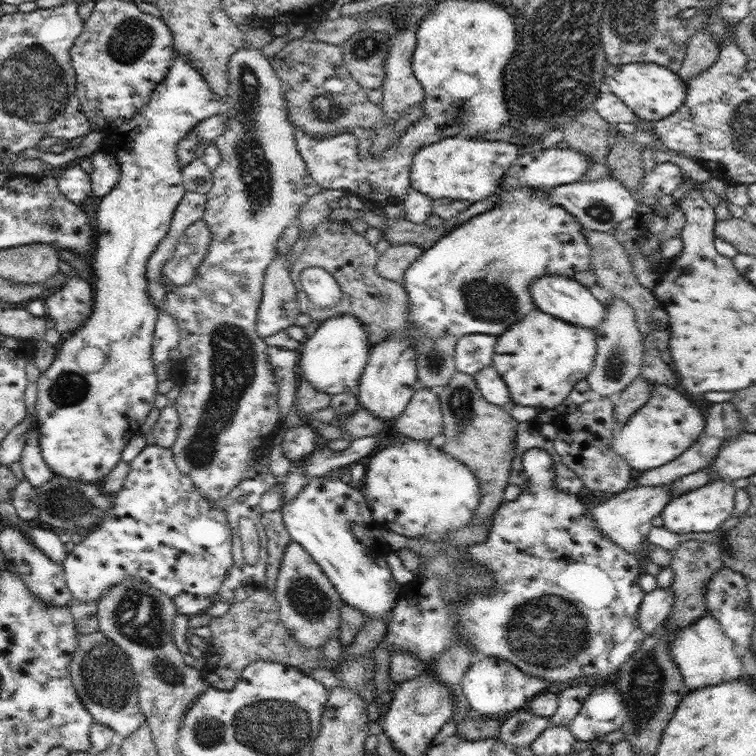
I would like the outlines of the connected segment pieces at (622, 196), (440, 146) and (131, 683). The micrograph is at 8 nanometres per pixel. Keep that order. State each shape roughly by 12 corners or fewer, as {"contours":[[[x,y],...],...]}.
{"contours":[[[610,176],[546,189],[587,230],[612,232],[638,200]],[[448,136],[420,148],[410,182],[431,199],[496,193],[524,152]],[[100,630],[70,661],[93,719],[119,737],[145,722],[126,652]]]}

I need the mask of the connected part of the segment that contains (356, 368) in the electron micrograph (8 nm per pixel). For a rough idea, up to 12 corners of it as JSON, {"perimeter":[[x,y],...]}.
{"perimeter":[[349,314],[303,340],[298,376],[330,396],[356,390],[371,351]]}

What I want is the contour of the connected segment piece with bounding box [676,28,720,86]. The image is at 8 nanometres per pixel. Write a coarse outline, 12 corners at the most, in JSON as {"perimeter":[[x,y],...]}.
{"perimeter":[[703,28],[691,40],[676,73],[686,83],[719,58],[720,47]]}

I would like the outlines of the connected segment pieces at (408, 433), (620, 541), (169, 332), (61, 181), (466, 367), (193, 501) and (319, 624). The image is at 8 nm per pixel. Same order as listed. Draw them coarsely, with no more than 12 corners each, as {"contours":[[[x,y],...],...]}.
{"contours":[[[418,383],[390,427],[410,439],[442,434],[439,395]],[[672,483],[586,498],[601,532],[642,554]],[[160,309],[152,341],[156,367],[169,360],[180,330],[176,320]],[[80,165],[56,172],[57,185],[69,201],[85,204],[91,178]],[[498,337],[457,338],[456,370],[474,376],[492,365]],[[146,445],[63,563],[73,601],[144,580],[190,617],[233,564],[227,515]],[[288,543],[272,594],[302,647],[339,636],[343,600]]]}

